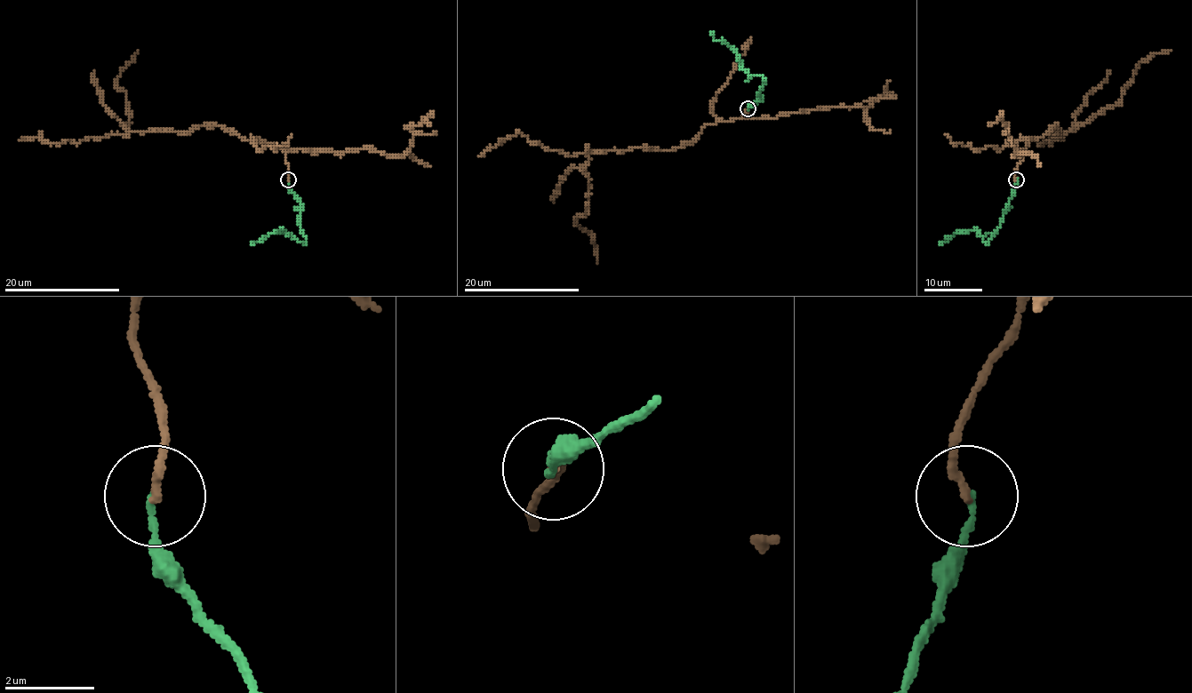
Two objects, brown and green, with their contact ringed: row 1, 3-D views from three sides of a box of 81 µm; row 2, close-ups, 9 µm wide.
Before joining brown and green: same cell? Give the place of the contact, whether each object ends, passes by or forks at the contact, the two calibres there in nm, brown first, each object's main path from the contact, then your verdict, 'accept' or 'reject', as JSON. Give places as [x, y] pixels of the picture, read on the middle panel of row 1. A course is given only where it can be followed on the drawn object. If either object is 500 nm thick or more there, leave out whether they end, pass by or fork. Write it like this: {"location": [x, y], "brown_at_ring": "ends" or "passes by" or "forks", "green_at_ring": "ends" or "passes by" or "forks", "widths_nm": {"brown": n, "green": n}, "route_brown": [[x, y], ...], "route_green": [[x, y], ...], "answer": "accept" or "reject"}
{"location": [748, 108], "brown_at_ring": "ends", "green_at_ring": "ends", "widths_nm": {"brown": 170, "green": 120}, "route_brown": [[748, 109], [739, 119], [708, 123], [677, 148], [588, 154], [587, 213], [576, 224], [592, 236], [598, 264]], "route_green": [[748, 109], [760, 100], [764, 82], [762, 75], [750, 75], [736, 52], [716, 41], [711, 31]], "answer": "reject"}

